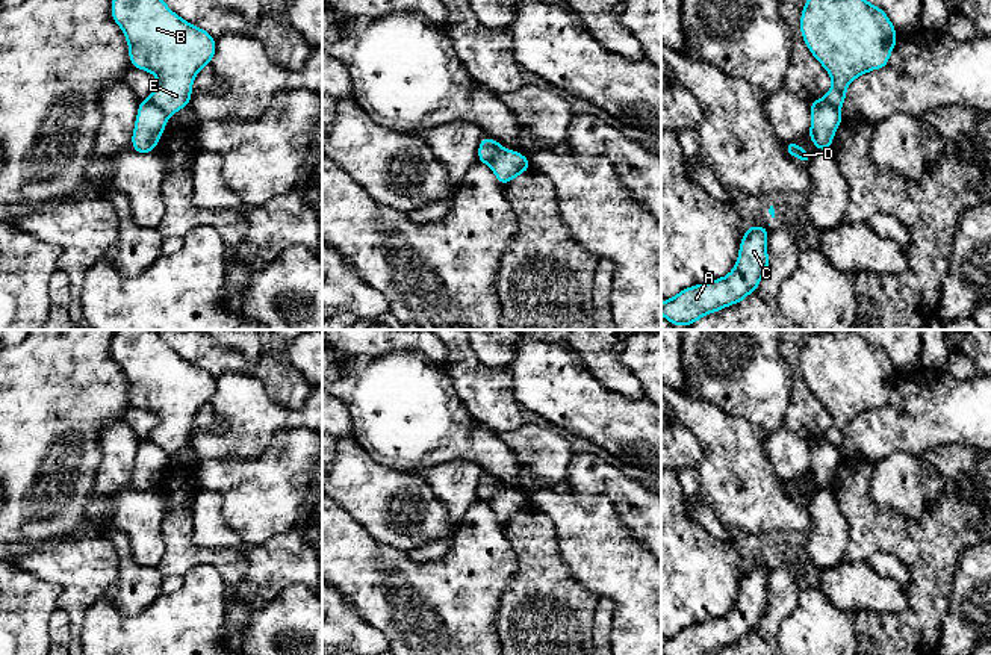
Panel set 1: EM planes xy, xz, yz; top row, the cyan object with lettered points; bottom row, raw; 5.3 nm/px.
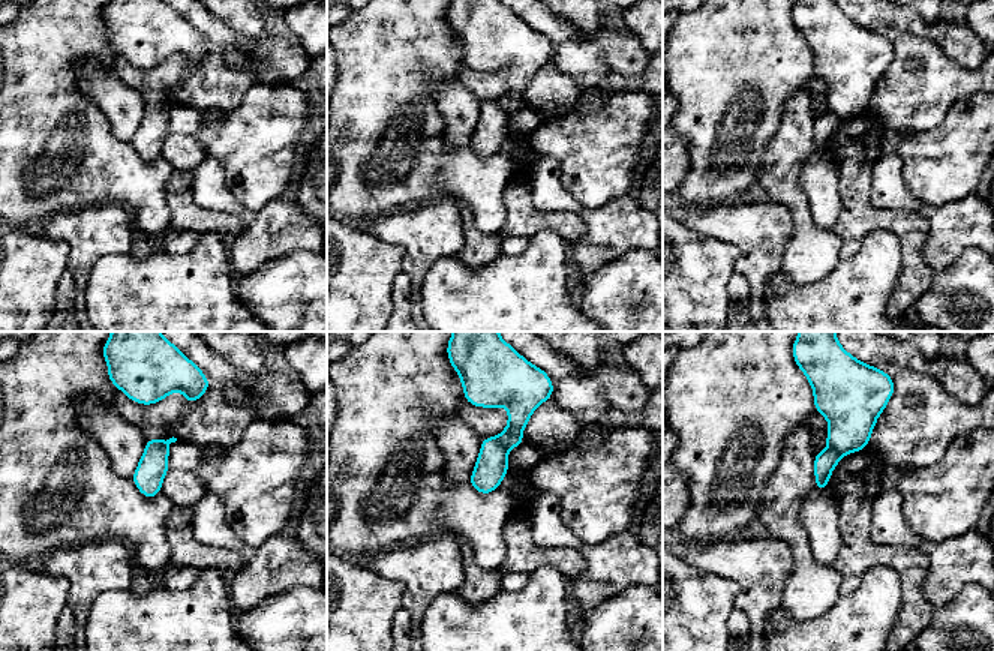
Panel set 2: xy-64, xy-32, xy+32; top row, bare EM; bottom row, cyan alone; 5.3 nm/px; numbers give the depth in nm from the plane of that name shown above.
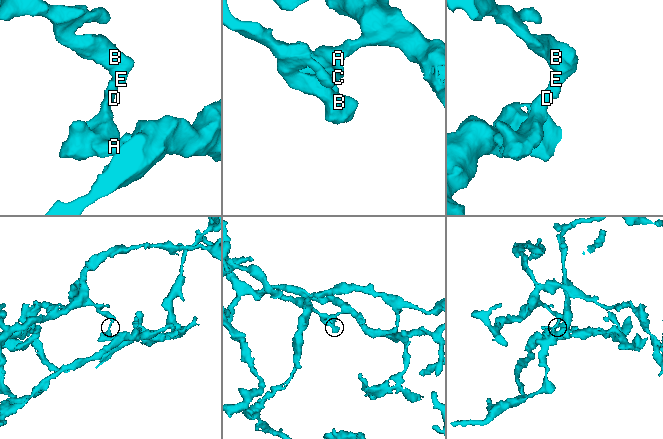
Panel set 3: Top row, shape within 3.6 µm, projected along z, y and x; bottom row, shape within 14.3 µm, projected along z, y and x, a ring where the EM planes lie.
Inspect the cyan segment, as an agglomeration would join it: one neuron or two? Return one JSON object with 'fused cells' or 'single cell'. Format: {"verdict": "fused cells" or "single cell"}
{"verdict": "fused cells"}

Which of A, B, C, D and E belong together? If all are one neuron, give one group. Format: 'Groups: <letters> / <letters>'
Groups: A C D / B E

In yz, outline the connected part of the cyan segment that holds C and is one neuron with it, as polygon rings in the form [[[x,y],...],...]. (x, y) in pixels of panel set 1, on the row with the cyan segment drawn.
[[[750,224],[740,242],[732,271],[713,281],[690,286],[661,303],[661,315],[675,327],[693,325],[702,316],[743,303],[769,271],[769,225]]]

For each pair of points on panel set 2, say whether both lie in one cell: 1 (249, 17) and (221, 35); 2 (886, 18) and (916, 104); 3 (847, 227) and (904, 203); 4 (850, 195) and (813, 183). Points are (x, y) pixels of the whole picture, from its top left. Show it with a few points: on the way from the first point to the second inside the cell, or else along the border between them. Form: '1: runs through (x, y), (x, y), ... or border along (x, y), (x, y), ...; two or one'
1: border along (233, 32), (243, 41); two
2: border along (928, 36), (901, 33), (892, 41); two
3: border along (870, 179), (870, 201), (876, 207), (916, 212); two
4: border along (825, 158), (838, 177), (841, 212), (835, 225); two

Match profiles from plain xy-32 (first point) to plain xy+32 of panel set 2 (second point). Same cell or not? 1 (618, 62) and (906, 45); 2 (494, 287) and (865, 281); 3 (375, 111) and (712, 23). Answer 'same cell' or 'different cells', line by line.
1: different cells
2: same cell
3: same cell

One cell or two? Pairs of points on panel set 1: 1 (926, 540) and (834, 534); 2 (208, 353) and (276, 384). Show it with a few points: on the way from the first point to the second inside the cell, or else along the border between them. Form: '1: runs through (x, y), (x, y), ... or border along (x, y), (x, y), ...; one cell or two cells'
1: border along (837, 502), (848, 527), (848, 546), (838, 563); two cells
2: runs through (224, 359), (245, 368), (259, 369); one cell

